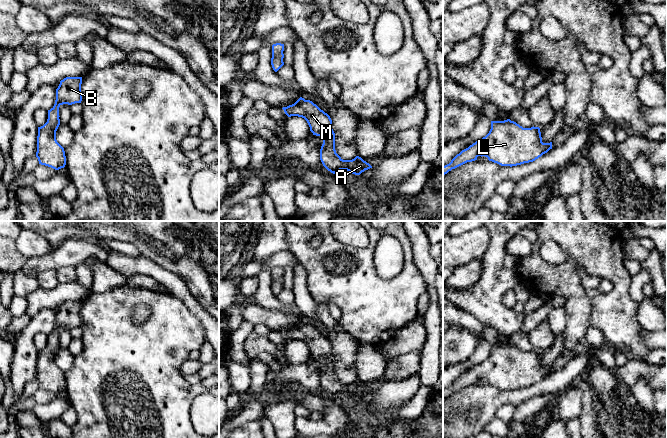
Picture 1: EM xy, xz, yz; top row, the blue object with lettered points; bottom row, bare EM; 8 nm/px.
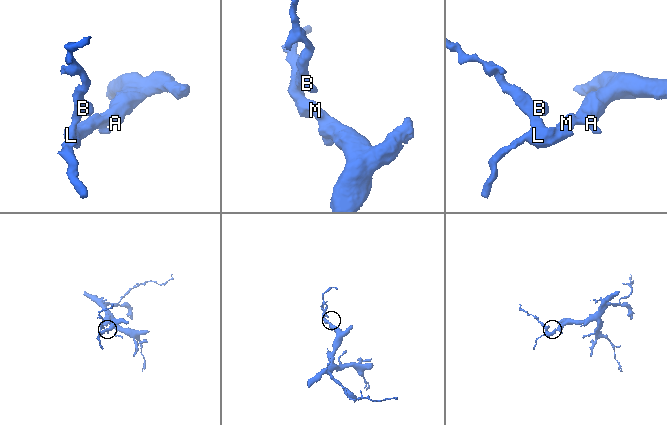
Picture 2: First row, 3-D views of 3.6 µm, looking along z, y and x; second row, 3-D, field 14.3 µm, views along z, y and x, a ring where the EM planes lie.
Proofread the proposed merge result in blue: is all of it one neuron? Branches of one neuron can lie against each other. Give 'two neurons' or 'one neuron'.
one neuron

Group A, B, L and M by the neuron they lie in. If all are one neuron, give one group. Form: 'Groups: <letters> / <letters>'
Groups: A B L M

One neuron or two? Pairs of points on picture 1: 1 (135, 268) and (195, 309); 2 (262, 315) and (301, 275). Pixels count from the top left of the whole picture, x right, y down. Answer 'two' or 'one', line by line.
1: one
2: two

